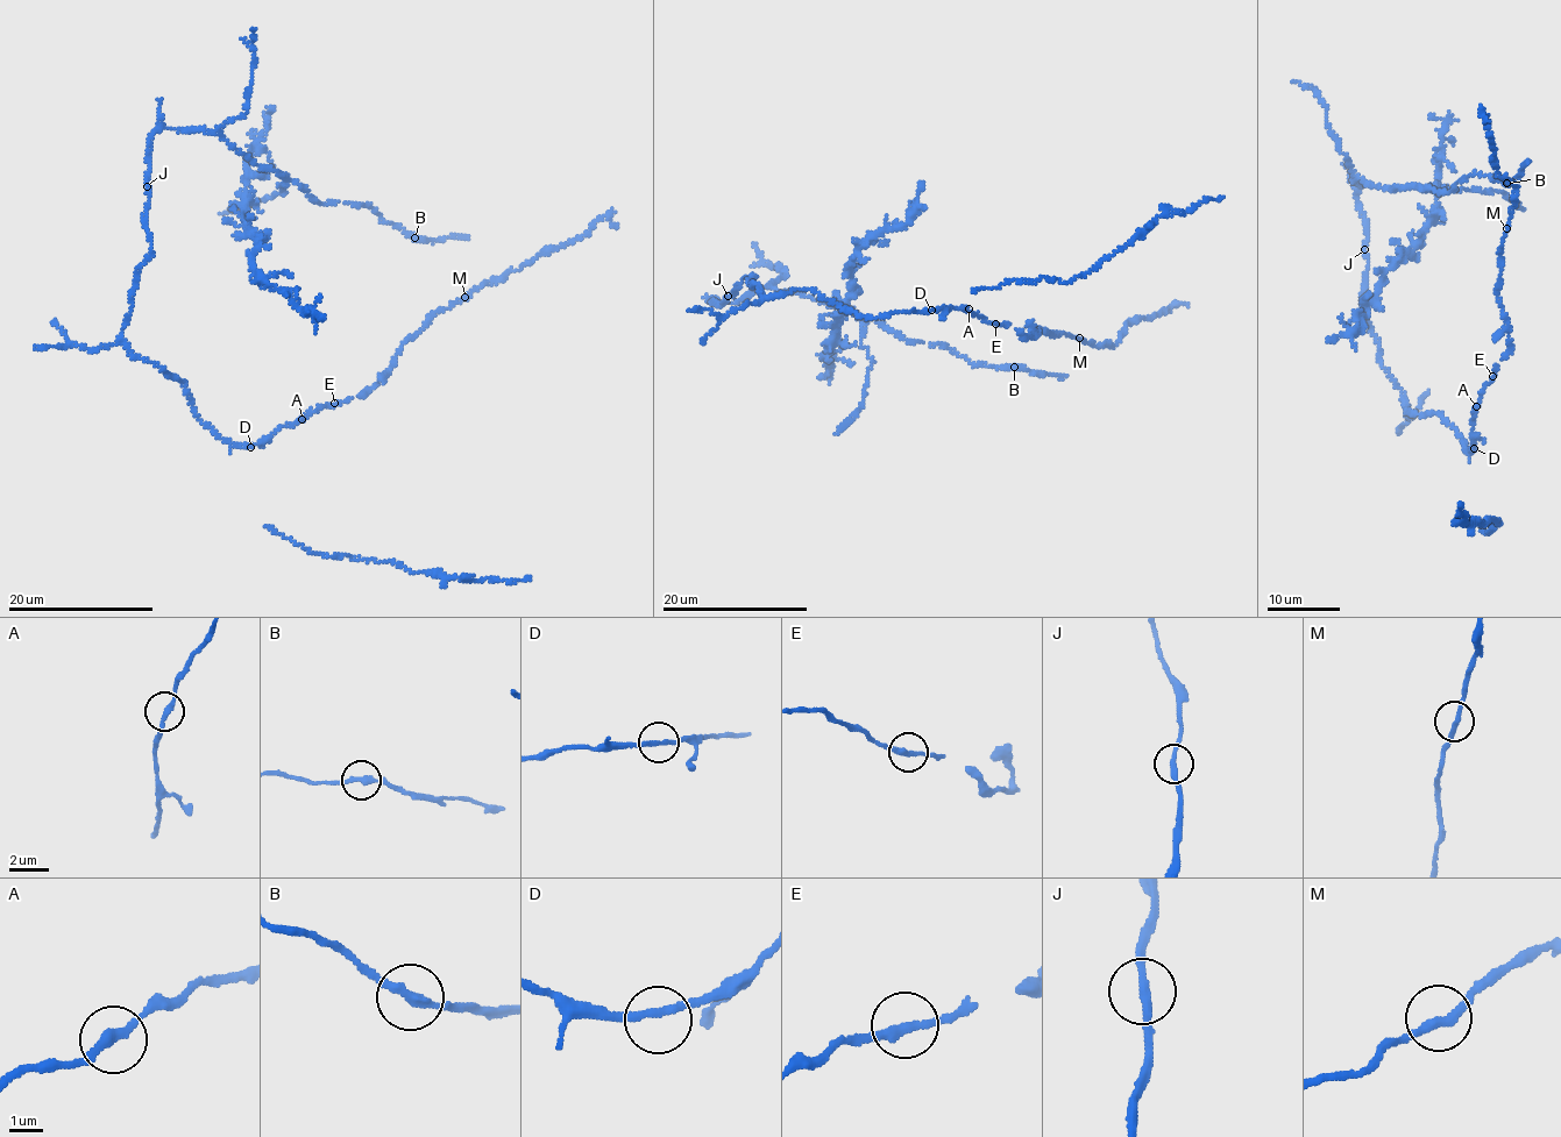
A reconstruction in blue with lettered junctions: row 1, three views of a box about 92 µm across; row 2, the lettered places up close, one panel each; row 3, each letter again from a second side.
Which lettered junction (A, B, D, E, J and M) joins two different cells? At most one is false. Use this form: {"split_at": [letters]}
{"split_at": ["B"]}

